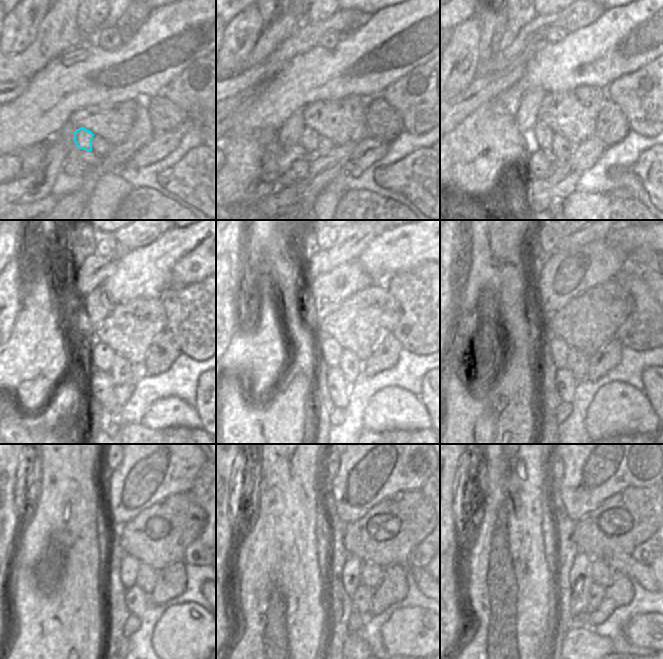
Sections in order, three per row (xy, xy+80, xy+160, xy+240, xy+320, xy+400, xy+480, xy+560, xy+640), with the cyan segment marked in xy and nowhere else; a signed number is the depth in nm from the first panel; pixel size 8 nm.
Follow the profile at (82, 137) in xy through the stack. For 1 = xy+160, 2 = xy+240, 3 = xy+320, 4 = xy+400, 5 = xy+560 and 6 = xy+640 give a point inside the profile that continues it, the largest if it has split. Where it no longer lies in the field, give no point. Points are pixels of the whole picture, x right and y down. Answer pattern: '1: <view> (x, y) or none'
1: xy+160 (543, 134)
2: xy+240 (100, 357)
3: xy+320 (329, 350)
4: xy+400 (559, 348)
5: xy+560 (352, 569)
6: xy+640 (580, 578)

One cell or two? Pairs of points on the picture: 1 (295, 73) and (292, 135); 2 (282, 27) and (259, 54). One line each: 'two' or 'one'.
1: two
2: one

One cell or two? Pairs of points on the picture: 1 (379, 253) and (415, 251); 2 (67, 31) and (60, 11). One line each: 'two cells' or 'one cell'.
1: one cell
2: one cell

